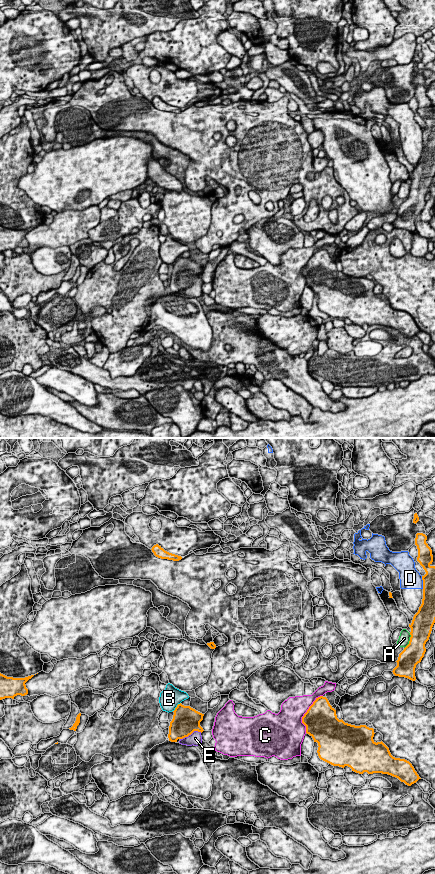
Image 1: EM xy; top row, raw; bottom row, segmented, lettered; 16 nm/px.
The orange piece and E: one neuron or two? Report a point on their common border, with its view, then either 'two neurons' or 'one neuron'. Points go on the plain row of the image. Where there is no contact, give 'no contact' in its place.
xy (190, 286) | one neuron

